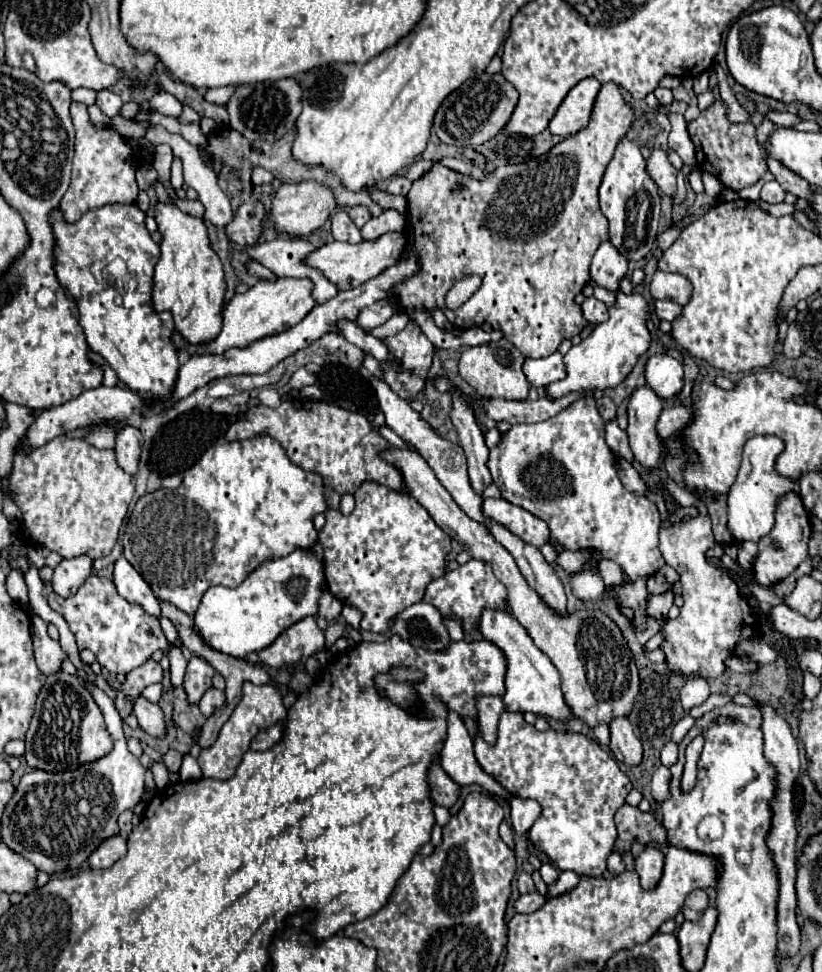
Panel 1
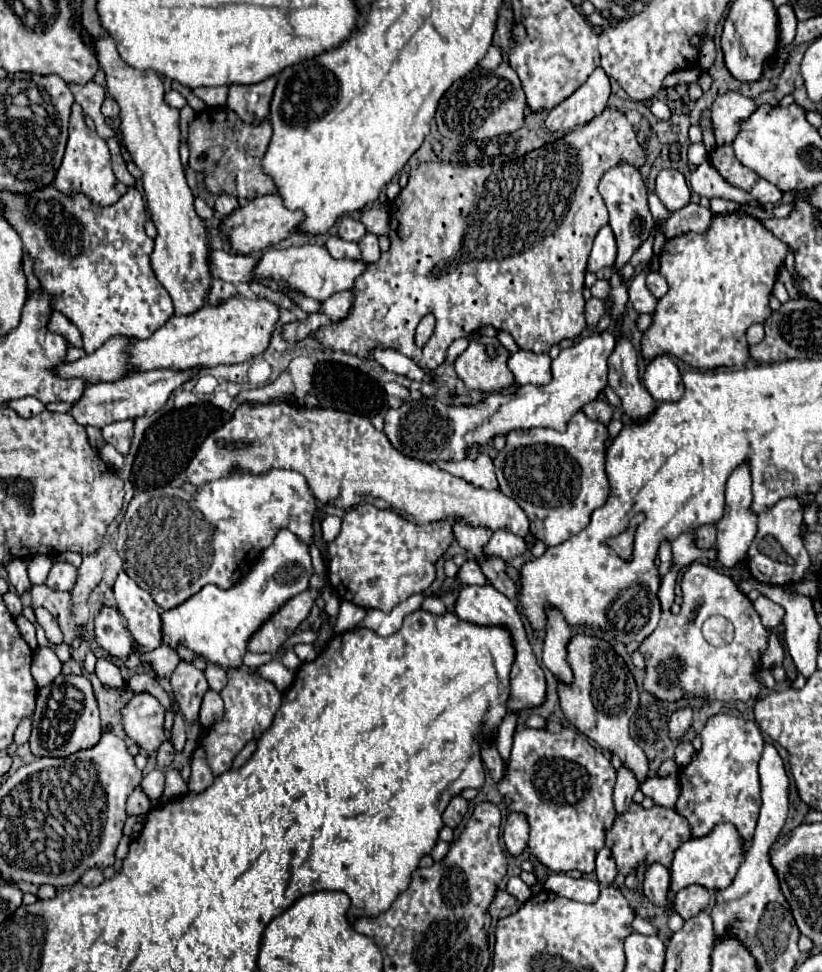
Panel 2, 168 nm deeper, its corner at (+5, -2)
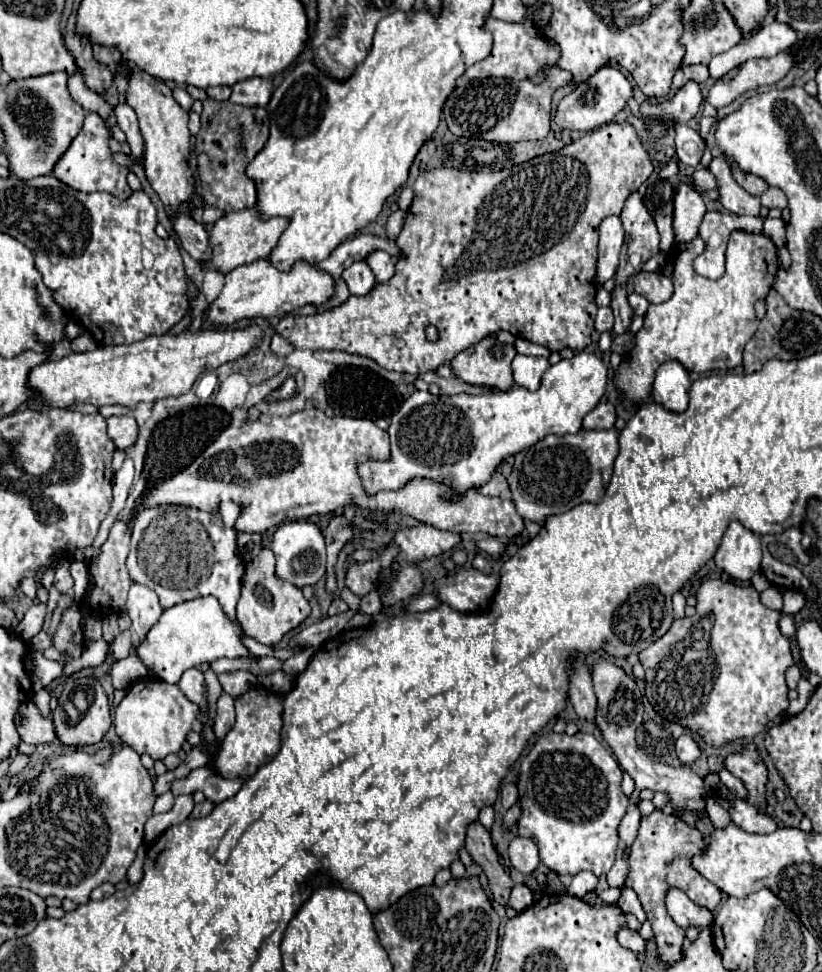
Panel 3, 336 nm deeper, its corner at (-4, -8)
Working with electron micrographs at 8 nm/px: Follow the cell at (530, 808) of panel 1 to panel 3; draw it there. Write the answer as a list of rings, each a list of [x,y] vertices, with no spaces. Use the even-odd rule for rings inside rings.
[[[515,837],[509,843],[509,859],[511,859],[511,865],[519,873],[531,875],[539,865],[537,843],[533,839],[529,839],[529,837]]]

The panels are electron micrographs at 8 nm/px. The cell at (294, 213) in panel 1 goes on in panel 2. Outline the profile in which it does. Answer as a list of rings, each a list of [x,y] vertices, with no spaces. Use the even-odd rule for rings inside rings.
[[[264,195],[264,197],[248,201],[244,207],[238,207],[230,215],[226,215],[220,229],[226,235],[226,241],[232,251],[242,253],[242,255],[254,255],[254,253],[264,251],[272,243],[276,245],[282,239],[286,239],[288,233],[296,231],[296,227],[302,223],[302,219],[304,219],[302,211],[286,209],[278,195]]]

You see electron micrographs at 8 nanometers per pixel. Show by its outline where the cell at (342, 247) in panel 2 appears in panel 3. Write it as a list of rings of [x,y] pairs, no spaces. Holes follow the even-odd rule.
[[[355,261],[341,275],[349,287],[351,295],[367,295],[375,285],[375,275],[367,261]]]

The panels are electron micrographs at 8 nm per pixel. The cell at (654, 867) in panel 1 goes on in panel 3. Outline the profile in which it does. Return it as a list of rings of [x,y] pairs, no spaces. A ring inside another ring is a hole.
[[[671,887],[665,895],[665,907],[667,907],[667,913],[671,915],[671,919],[679,925],[679,927],[705,927],[705,925],[711,925],[713,921],[713,915],[711,911],[703,909],[703,907],[697,907],[681,889],[677,887]]]

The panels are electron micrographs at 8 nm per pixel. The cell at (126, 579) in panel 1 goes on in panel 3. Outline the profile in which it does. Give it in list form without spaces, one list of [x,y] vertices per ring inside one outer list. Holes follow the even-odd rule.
[[[133,583],[127,597],[127,613],[131,617],[131,631],[139,641],[147,639],[147,633],[163,615],[159,597],[145,585]]]

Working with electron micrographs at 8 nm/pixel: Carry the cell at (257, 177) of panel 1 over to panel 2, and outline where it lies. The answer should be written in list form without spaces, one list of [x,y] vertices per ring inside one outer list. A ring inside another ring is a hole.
[[[223,193],[215,200],[213,209],[226,216],[238,209],[238,207],[240,207],[240,204],[236,197]]]

